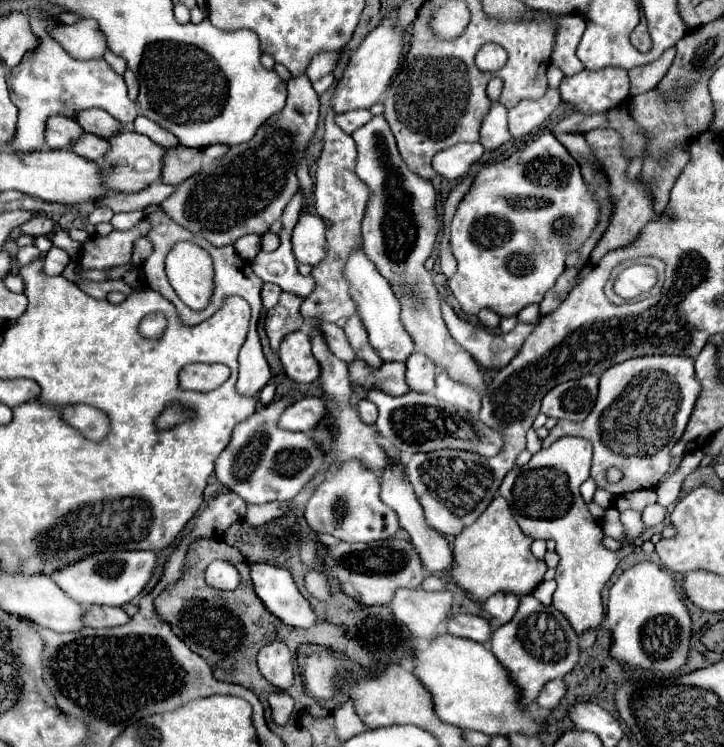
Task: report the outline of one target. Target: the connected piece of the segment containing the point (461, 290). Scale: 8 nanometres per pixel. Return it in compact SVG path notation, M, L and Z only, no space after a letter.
M540 136L516 150L510 158L486 164L458 204L450 224L450 252L458 262L458 270L448 286L466 314L478 314L482 308L490 308L502 318L516 316L524 306L542 302L544 294L564 272L566 256L582 246L594 230L596 220L598 202L588 194L580 166L560 142L552 136Z

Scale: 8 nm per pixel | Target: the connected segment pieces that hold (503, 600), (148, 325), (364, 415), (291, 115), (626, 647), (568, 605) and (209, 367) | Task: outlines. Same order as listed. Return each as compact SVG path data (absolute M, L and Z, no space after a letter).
M496 594L490 600L486 600L484 610L502 626L506 622L510 622L510 618L516 614L516 596L508 596L508 594Z
M150 314L150 316L144 318L140 328L142 328L142 334L146 338L158 338L166 328L166 320L164 320L162 314Z
M360 400L358 406L356 406L358 414L360 414L360 420L366 422L366 424L374 424L376 418L378 418L378 410L376 410L376 404L372 404L370 400Z
M296 76L288 80L288 98L284 110L270 116L256 136L250 140L250 144L238 144L232 146L222 158L208 160L200 172L184 180L178 190L168 196L160 208L182 228L188 228L194 236L200 236L208 240L214 246L228 246L234 244L240 236L246 234L264 234L268 232L268 226L280 218L284 206L290 202L292 194L298 190L298 178L296 178L296 162L302 160L304 150L308 146L308 140L312 138L318 122L318 94L312 88L312 82L306 76Z
M640 562L624 570L608 590L606 616L612 628L610 654L618 662L632 668L642 668L648 672L648 676L656 678L666 678L666 674L672 676L674 672L678 674L678 668L686 662L690 646L690 614L668 572L660 570L654 562Z
M560 438L552 446L536 452L526 466L514 466L500 486L500 494L508 500L520 530L530 538L552 538L556 542L560 566L556 568L558 588L552 606L566 616L578 636L586 630L600 628L604 620L602 588L618 562L626 556L626 550L612 552L600 544L600 522L588 512L588 506L580 496L580 484L588 478L590 458L592 448L586 440Z
M188 364L180 370L180 388L208 392L226 382L230 370L224 364Z

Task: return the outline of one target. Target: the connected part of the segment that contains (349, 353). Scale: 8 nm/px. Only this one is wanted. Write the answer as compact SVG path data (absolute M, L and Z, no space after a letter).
M322 322L320 324L320 330L322 330L322 336L328 344L328 348L332 350L332 354L344 362L350 362L352 358L356 358L354 350L350 348L348 340L346 340L346 334L342 328L338 328L336 324L330 324L330 322Z

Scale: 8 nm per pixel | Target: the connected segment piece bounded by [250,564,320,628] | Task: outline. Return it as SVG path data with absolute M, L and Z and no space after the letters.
M252 564L250 576L256 596L264 602L266 610L284 624L310 628L312 624L320 622L308 600L304 600L304 596L298 592L288 570L270 564Z

